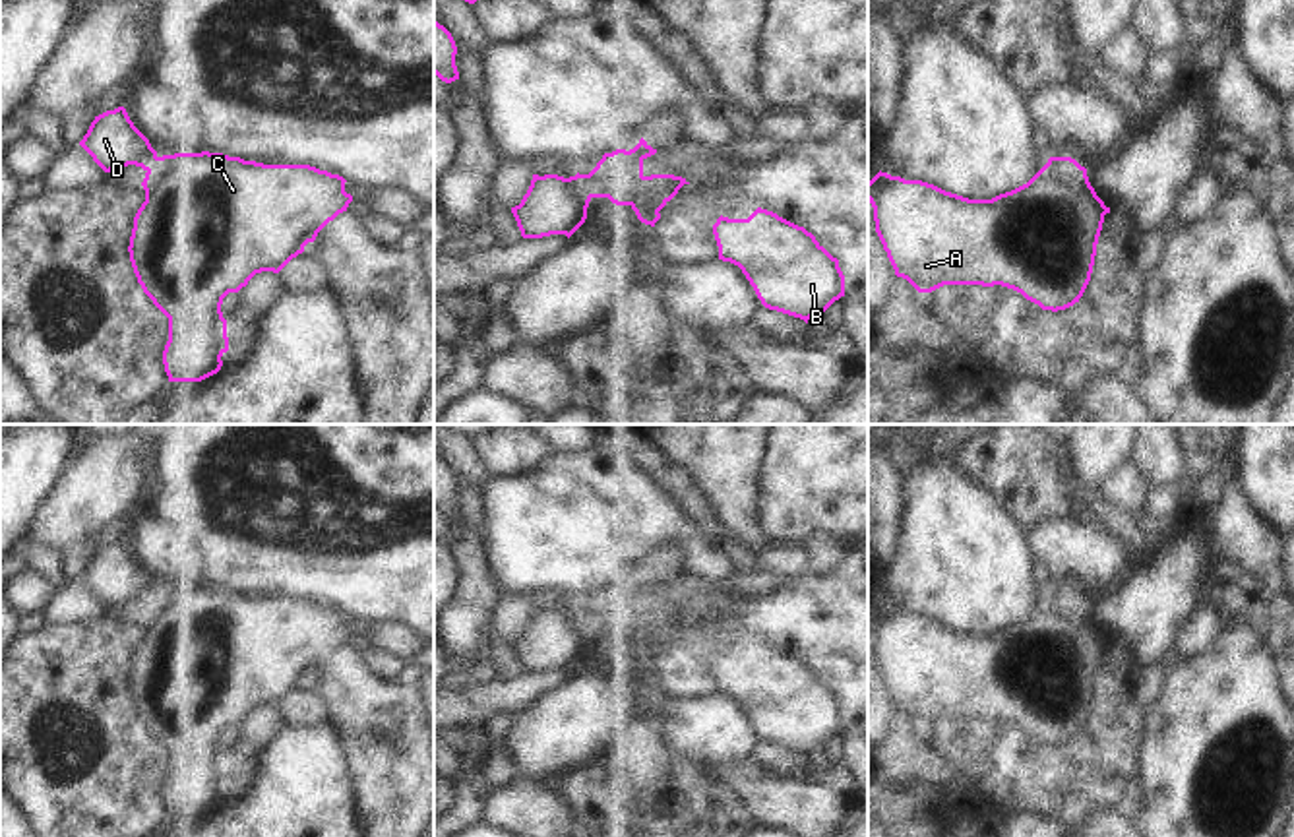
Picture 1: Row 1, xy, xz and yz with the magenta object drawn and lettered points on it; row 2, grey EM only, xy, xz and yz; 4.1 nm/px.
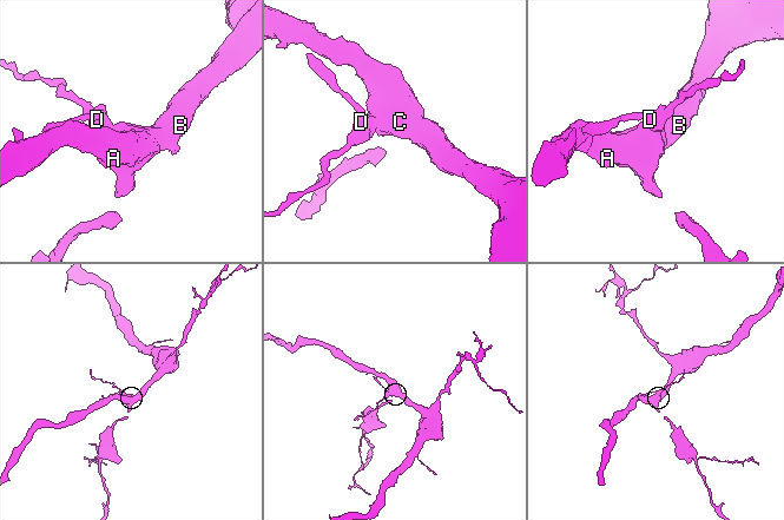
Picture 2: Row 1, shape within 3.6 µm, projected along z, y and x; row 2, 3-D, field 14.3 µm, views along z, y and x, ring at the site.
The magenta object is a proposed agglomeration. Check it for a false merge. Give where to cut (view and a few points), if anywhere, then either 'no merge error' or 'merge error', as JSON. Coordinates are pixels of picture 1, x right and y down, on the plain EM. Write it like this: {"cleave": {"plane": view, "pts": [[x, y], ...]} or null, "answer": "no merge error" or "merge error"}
{"cleave": {"plane": "xz", "pts": [[585, 609], [593, 630]]}, "answer": "merge error"}

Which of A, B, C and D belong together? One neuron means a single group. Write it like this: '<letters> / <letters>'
A B C / D

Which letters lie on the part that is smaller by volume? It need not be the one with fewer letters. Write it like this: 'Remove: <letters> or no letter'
Remove: D

